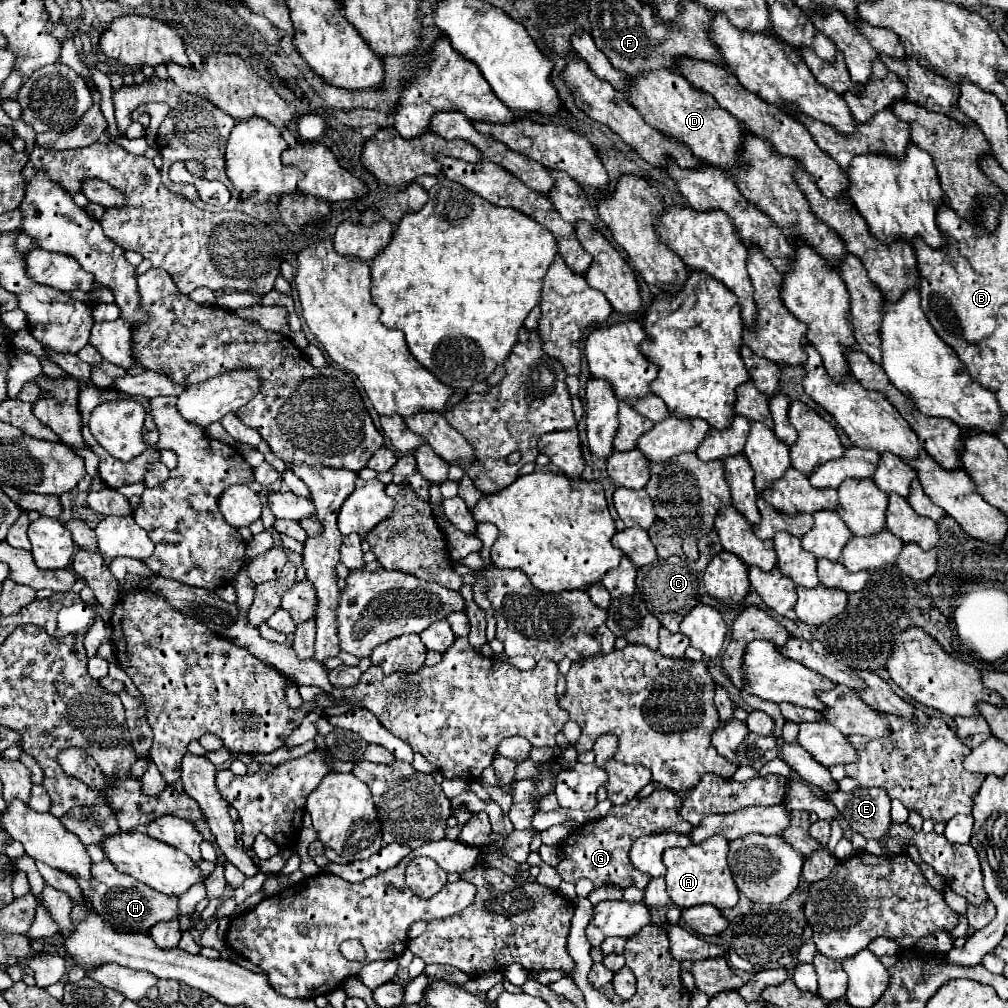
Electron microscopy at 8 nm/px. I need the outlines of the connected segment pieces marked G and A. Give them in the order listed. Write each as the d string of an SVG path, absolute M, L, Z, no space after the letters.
M655 790L651 796L633 798L631 802L623 806L613 806L607 816L587 822L579 830L575 828L563 844L563 860L559 862L559 866L555 866L557 874L561 876L561 880L573 882L573 884L581 878L589 878L595 888L603 884L615 884L623 890L631 886L645 888L651 876L639 872L631 864L629 860L631 844L645 834L661 834L661 832L687 834L691 832L693 826L679 816L681 802L683 802L681 796L673 790Z
M719 836L707 838L701 844L691 844L686 848L667 848L663 854L663 862L667 866L665 880L671 900L681 908L691 908L699 904L711 904L719 910L733 908L739 900L739 890L727 866L727 852L729 842Z

